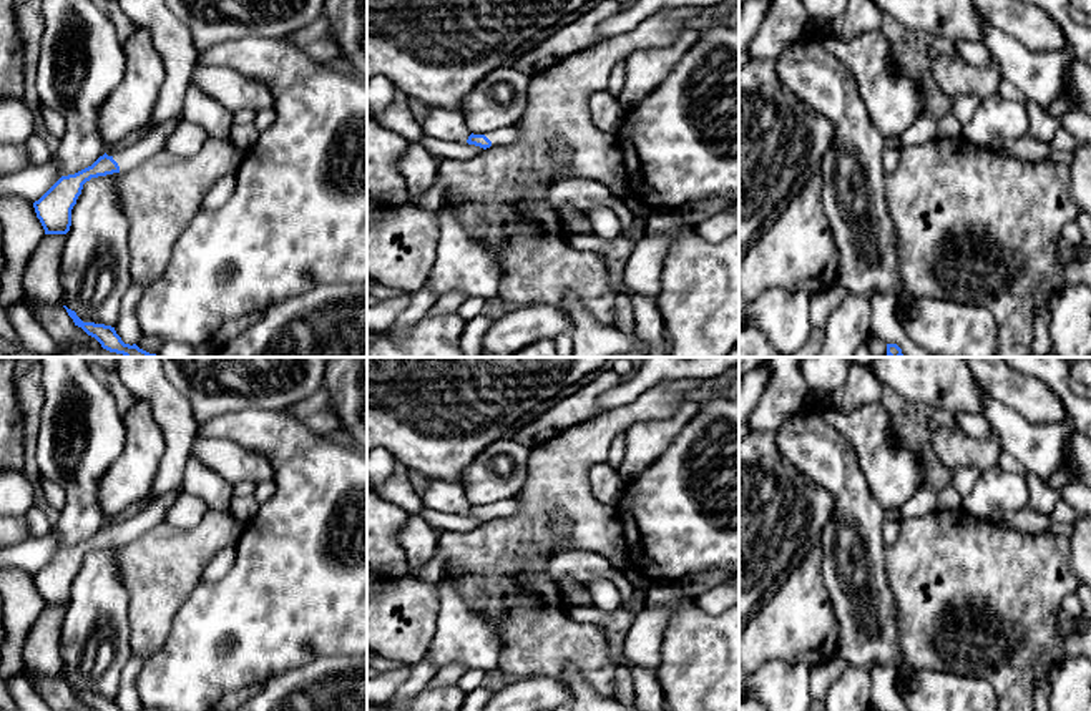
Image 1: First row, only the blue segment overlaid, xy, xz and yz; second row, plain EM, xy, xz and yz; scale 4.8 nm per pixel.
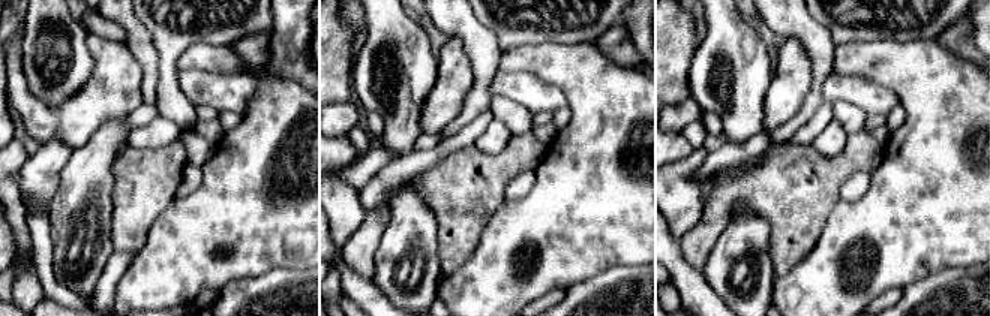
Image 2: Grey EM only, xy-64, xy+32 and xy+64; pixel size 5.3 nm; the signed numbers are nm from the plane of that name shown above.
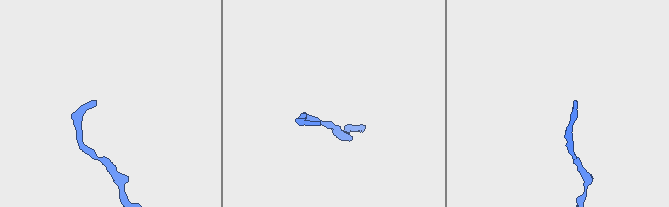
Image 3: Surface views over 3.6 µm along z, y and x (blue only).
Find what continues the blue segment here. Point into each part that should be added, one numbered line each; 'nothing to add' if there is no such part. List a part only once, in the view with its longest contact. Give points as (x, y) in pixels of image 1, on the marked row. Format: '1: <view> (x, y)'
1: xy (150, 145)

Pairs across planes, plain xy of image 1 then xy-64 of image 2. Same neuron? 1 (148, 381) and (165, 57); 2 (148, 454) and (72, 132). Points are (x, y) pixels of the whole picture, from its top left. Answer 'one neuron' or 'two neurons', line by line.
1: two neurons
2: one neuron

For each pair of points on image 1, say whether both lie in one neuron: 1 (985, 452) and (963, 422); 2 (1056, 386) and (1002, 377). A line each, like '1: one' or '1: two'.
1: two
2: two

